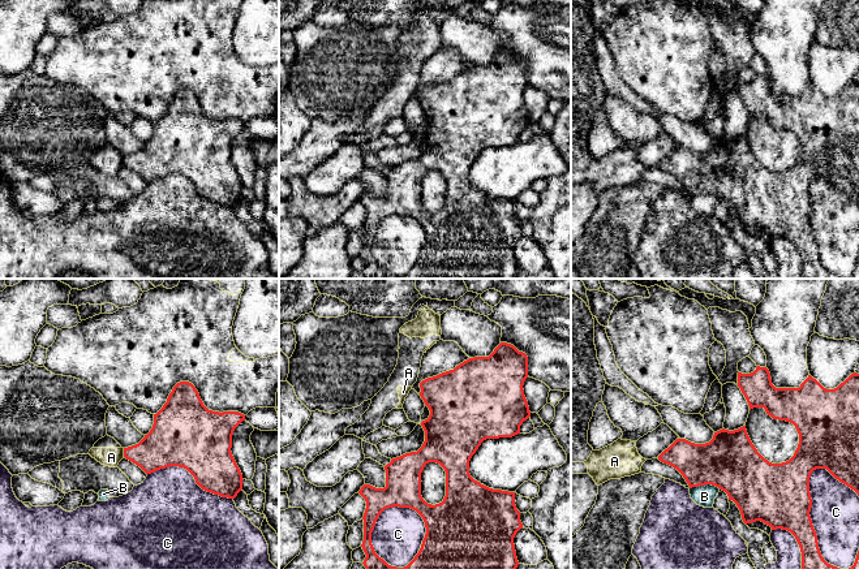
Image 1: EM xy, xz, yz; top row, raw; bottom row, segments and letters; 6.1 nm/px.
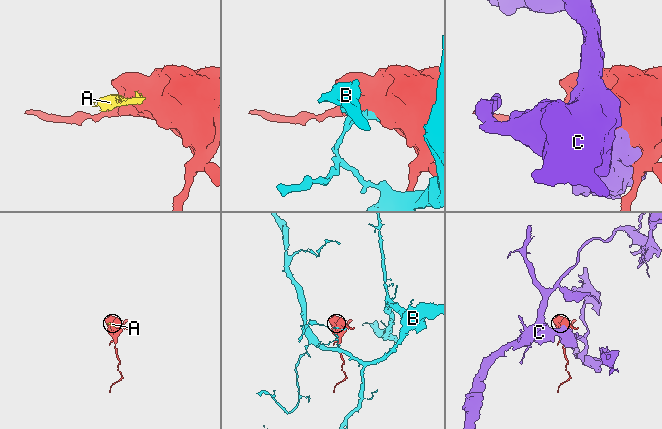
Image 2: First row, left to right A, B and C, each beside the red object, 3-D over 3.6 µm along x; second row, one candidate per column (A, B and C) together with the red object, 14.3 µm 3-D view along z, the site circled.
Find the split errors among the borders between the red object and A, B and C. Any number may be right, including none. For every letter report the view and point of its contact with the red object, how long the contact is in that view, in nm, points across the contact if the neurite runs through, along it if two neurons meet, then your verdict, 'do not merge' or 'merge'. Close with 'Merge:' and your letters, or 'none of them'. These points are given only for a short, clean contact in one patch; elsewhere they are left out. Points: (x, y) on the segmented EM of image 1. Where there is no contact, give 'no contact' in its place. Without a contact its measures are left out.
A: xy (124, 452) | 60 nm | along xy (123, 448), (124, 456) | do not merge
B: yz (705, 483) | 190 nm | do not merge
C: xz (426, 529) | 400 nm | do not merge
Merge: none of them

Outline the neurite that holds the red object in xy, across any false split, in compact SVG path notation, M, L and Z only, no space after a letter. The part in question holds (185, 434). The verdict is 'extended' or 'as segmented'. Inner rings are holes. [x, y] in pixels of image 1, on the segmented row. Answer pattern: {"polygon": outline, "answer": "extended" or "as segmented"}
{"polygon": "M189 382L177 383L163 408L154 414L153 428L136 445L124 448L124 457L146 474L169 466L186 469L205 491L222 497L235 499L242 490L242 474L232 456L232 435L245 421L239 411L209 410L196 387Z", "answer": "as segmented"}

